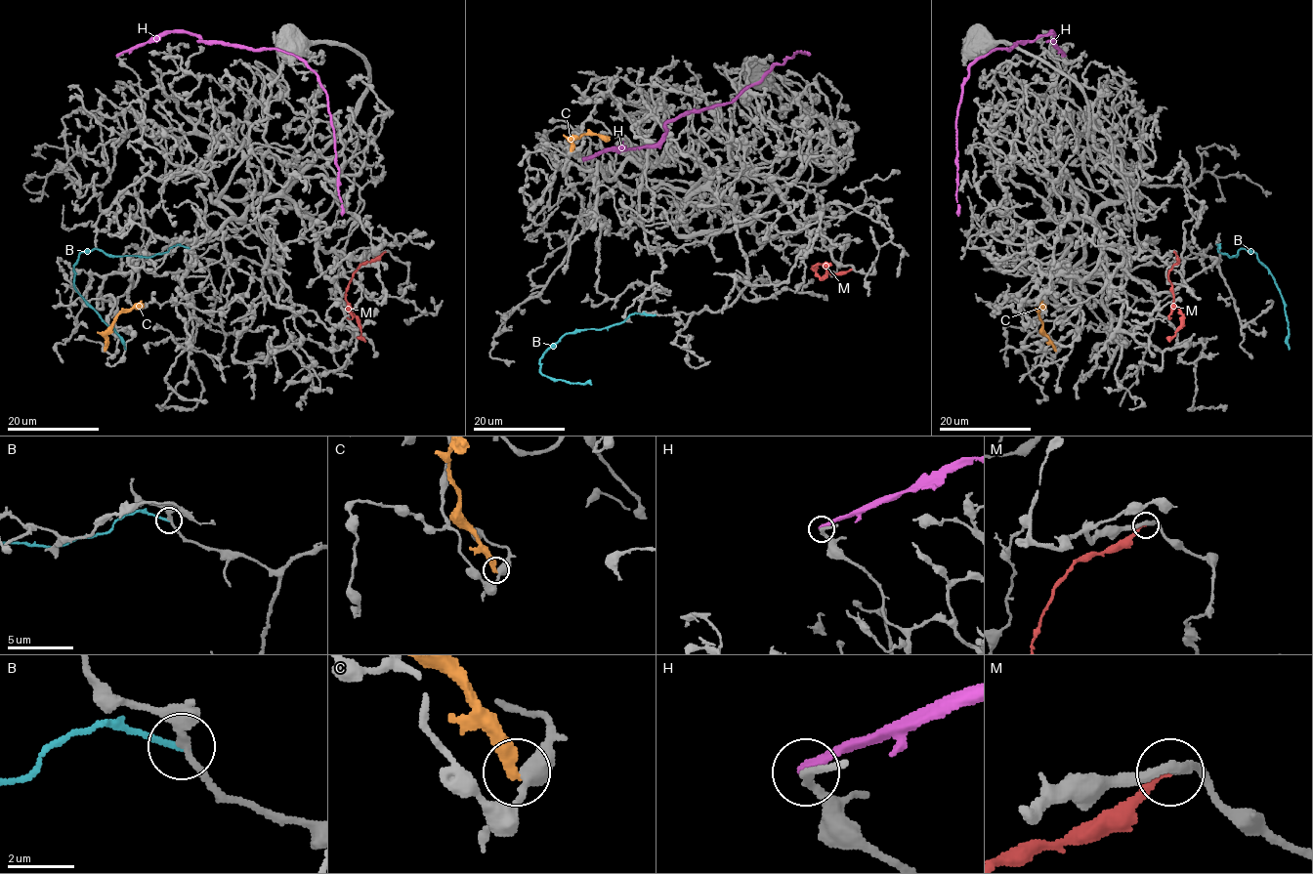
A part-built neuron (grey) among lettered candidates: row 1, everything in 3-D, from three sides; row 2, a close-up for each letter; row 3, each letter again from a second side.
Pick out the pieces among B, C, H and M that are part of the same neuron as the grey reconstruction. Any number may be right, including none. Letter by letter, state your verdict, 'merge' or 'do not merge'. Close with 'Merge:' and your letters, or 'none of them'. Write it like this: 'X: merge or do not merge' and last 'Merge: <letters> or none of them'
B: do not merge
C: do not merge
H: do not merge
M: merge
Merge: M

